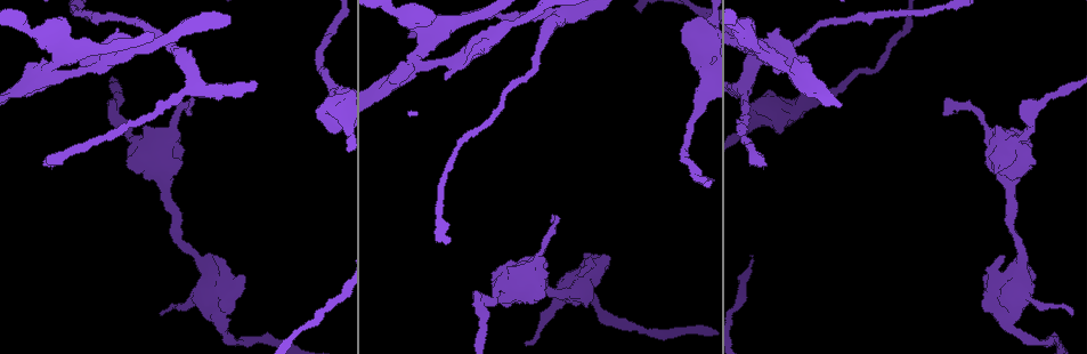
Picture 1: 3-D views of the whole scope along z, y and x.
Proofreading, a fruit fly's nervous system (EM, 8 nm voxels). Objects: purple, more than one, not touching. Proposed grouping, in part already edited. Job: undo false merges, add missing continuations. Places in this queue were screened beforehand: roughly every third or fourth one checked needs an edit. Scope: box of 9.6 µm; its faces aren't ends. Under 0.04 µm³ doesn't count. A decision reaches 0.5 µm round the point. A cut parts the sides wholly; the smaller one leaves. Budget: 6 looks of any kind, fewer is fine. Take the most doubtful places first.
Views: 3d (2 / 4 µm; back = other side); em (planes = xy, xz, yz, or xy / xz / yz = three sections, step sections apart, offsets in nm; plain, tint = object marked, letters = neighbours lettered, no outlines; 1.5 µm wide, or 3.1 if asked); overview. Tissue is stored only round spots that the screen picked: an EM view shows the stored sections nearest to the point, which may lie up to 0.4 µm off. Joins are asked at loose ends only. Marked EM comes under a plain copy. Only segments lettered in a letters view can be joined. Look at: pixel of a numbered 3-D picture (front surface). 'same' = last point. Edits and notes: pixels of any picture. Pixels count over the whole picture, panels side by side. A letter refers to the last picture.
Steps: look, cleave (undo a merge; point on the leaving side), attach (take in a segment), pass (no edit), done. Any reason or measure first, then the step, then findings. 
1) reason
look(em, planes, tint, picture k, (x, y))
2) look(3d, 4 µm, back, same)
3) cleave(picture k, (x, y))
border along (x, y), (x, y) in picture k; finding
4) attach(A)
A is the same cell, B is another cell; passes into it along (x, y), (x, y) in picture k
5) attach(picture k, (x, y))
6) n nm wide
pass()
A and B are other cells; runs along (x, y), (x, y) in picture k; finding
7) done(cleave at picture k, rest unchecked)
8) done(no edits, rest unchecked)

branch stops here
look(em, planes, letters, picture 1, (766, 163))

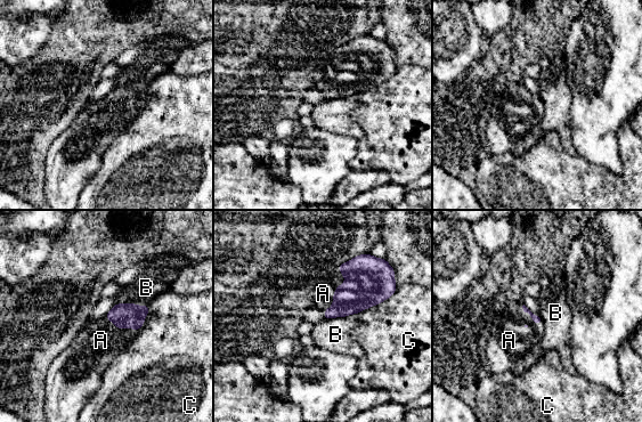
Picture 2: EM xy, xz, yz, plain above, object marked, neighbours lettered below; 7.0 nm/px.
C touches over 340 nm
attach(A)
A is the same cell, B and C are other cells; passes into it along (370, 281), (335, 289), (323, 293) in picture 2; the neuron continues

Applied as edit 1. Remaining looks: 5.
see it whole again
look(overview)

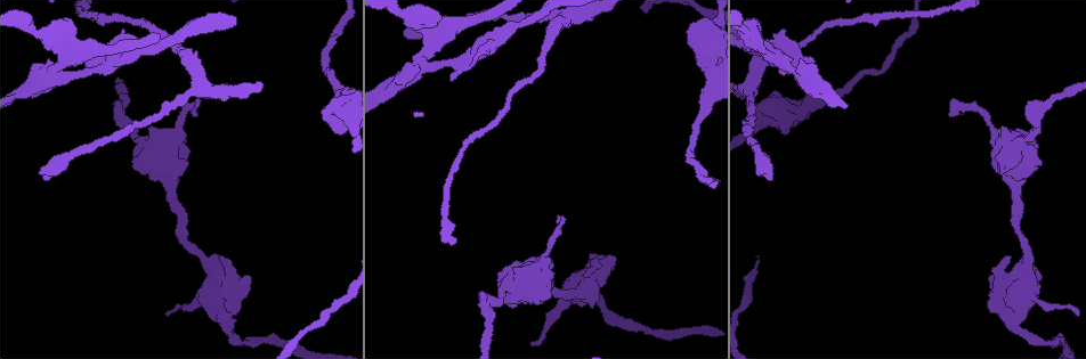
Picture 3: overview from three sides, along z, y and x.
two arms in line, one across
look(em, planes, letters, picture 3, (503, 294))

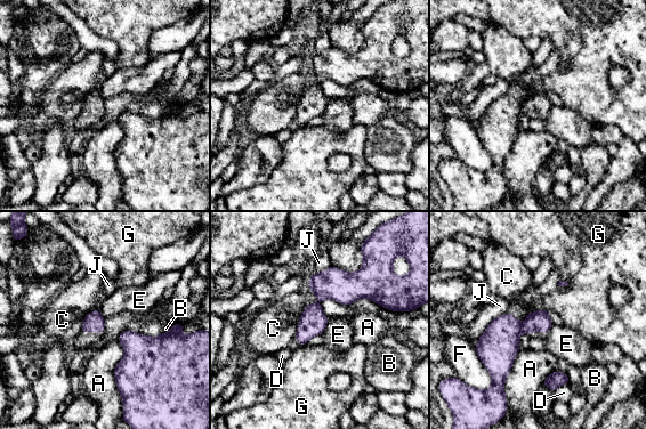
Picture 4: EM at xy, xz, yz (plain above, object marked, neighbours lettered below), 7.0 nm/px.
cleave(picture 4, (537, 321))
A, B, C, D, E, F, G and J are other cells; border along (522, 324), (521, 332) in picture 4; a second neuron is stuck on

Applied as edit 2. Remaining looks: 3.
look(overview)

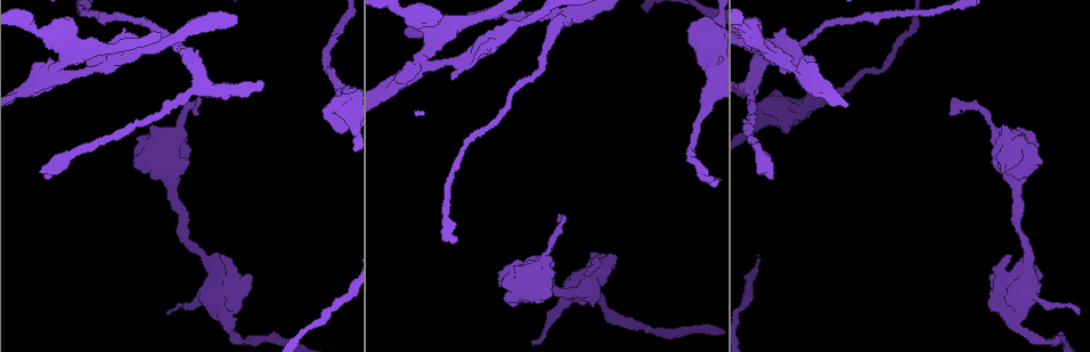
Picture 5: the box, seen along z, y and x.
thick turns thin
look(em, xy, step 8, tint, picture 5, (184, 52))

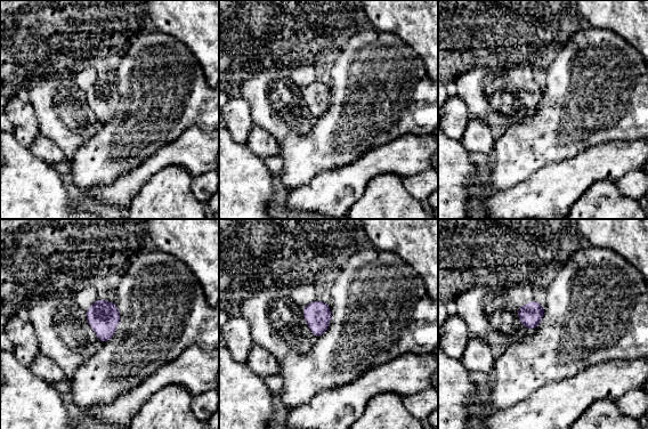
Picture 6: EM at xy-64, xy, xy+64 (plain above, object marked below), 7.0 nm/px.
look(em, planes, letters, same)

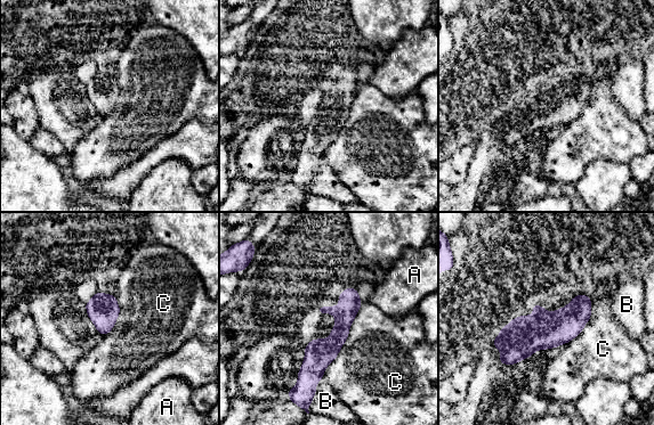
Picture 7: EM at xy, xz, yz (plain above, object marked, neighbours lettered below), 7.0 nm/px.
140 nm wide
pass()
A, B and C are other cells; border along (363, 303), (321, 379) in picture 7; all the same neuron

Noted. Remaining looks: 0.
done(attach at picture 2, cleave at picture 4, rest unchecked)

